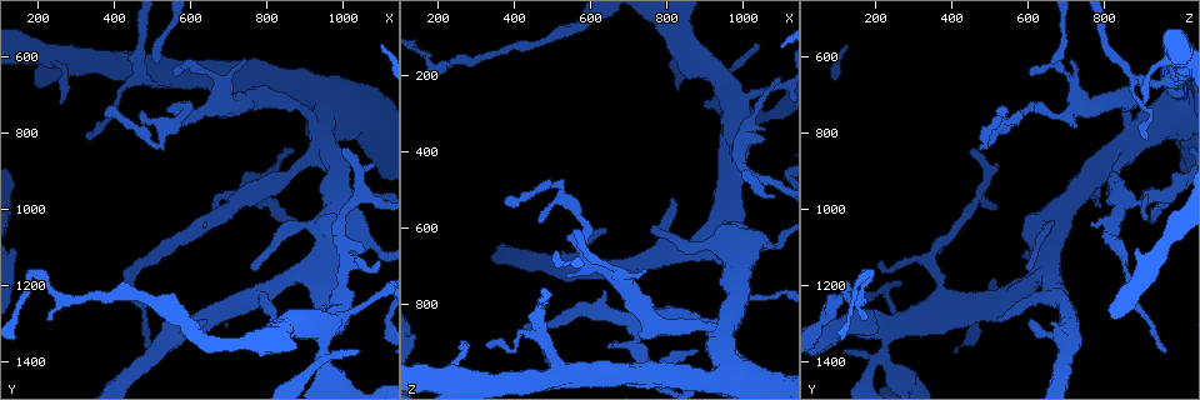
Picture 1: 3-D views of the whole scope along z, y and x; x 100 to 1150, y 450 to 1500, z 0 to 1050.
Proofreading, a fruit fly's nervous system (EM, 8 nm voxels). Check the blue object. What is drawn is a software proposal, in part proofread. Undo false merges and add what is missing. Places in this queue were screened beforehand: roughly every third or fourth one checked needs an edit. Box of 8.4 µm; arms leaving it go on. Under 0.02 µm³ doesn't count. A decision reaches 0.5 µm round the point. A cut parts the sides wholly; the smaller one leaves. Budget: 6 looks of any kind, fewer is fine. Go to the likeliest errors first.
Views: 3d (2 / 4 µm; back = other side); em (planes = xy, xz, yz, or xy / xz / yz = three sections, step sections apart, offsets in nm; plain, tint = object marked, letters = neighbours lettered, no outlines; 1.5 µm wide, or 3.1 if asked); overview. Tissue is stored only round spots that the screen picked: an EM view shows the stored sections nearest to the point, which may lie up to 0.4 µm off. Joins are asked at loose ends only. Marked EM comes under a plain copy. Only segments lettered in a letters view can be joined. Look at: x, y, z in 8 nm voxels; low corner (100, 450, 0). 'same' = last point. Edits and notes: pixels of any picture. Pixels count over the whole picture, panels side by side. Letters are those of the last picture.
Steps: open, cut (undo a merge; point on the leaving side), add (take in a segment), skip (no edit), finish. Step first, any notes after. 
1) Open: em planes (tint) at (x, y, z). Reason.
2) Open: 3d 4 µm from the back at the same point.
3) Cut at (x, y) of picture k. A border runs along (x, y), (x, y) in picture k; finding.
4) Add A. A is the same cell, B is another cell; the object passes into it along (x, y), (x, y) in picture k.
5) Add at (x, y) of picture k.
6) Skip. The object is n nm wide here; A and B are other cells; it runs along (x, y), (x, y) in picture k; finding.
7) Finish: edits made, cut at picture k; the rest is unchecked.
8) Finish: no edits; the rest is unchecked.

Open: em xy step 4 (letters) at (890, 730, 855). Calibre changes.

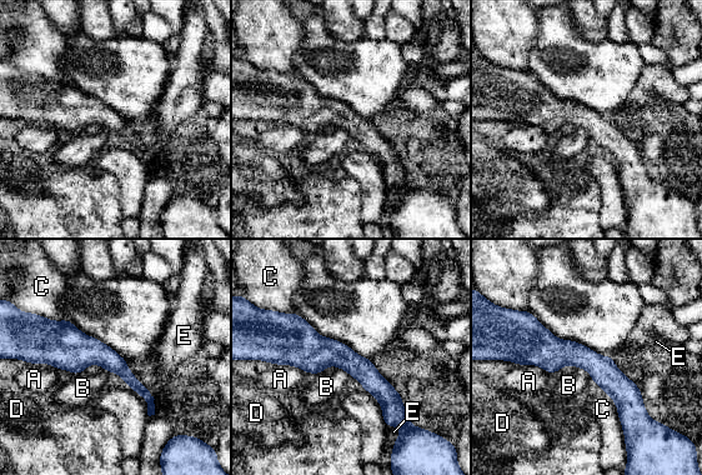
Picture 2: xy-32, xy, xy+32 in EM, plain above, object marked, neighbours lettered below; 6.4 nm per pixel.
Open: em planes (letters) at the same point.

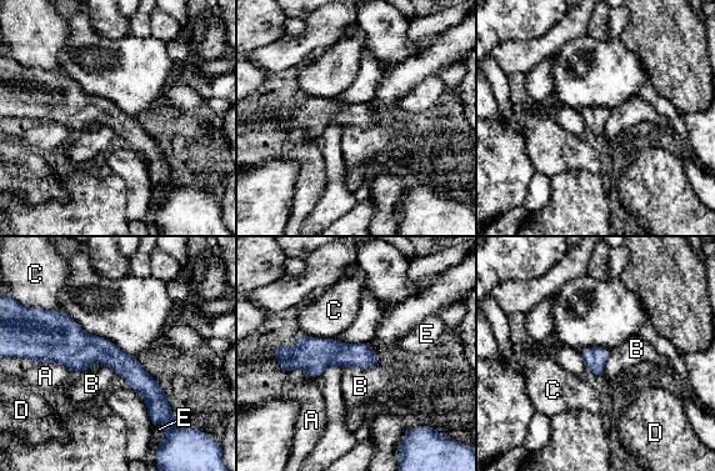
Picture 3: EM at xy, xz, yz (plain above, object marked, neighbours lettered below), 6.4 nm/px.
Skip. The longest contact is with C, 300 nm; A, B, C, D and E are other cells; all the same neuron.

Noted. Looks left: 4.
Open: em xy step 4 (letters) at (230, 1295, 185). Free end.

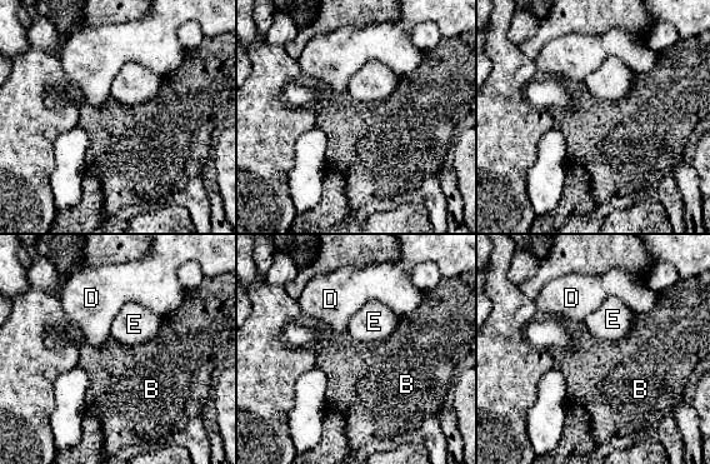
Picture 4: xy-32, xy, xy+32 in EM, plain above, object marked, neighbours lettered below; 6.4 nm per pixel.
Open: em planes (letters) at the same point.

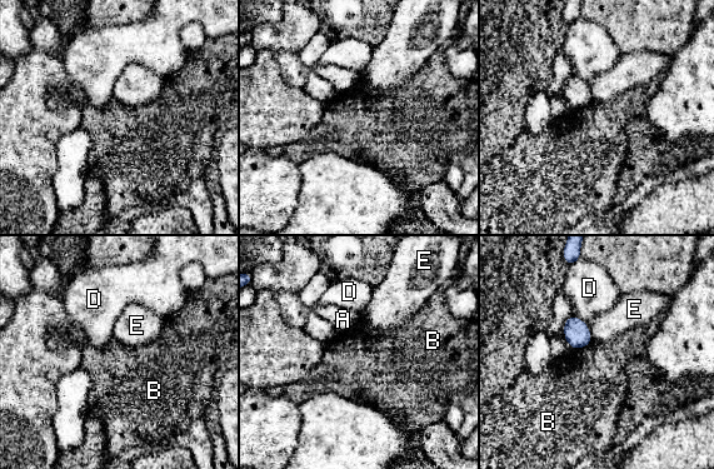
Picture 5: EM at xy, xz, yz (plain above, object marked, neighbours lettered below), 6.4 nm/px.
Skip. A, B, D and E are other cells; a border runs along (592, 343), (572, 349) in picture 5; no lettered segment goes on from it.

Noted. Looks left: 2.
Open: em xz step 8 (tint) at (530, 825, 495). Sharp bend.

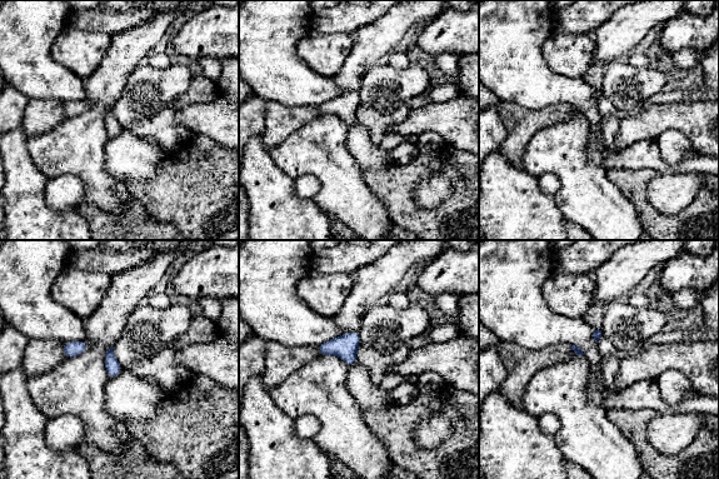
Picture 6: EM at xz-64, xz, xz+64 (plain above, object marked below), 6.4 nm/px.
Open: em xz step 8 (letters) at the same point. What lies round it.

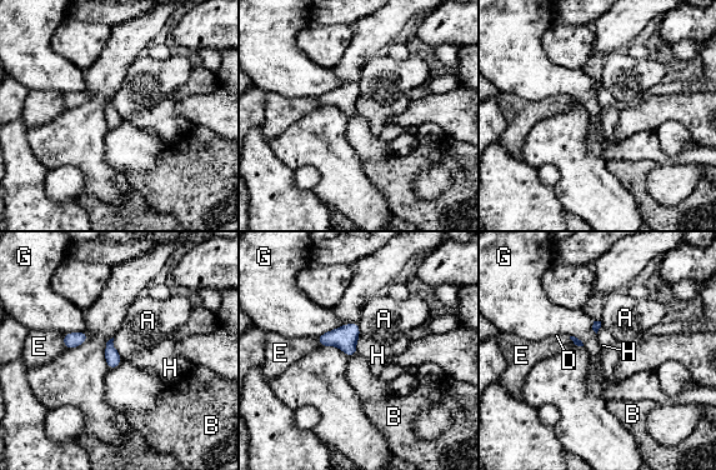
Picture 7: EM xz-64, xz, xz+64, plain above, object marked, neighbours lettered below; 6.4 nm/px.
Skip. The object is 100 nm wide here; A, B, D, E, G and H are other cells; a border runs along (113, 338), (113, 345), (123, 359) in picture 7; one neuron here.

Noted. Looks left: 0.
Finish: no edits; the rest is unchecked.

